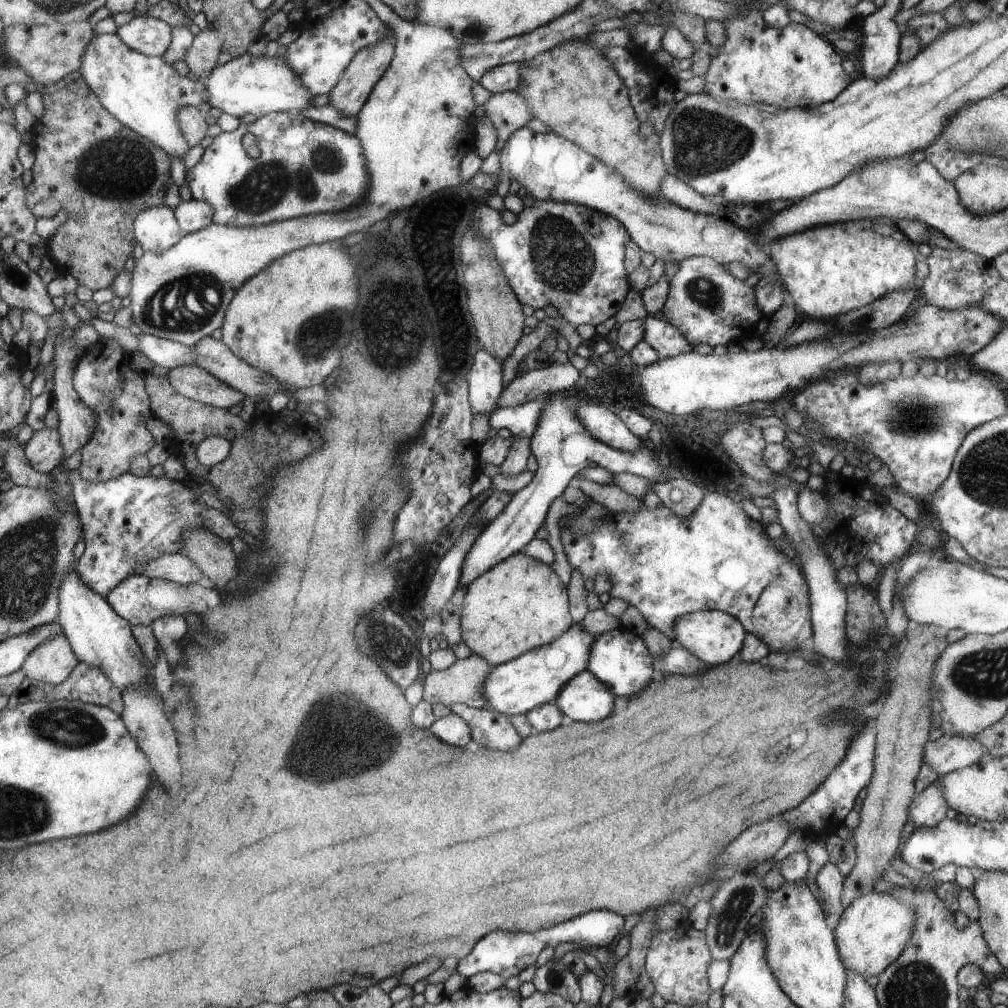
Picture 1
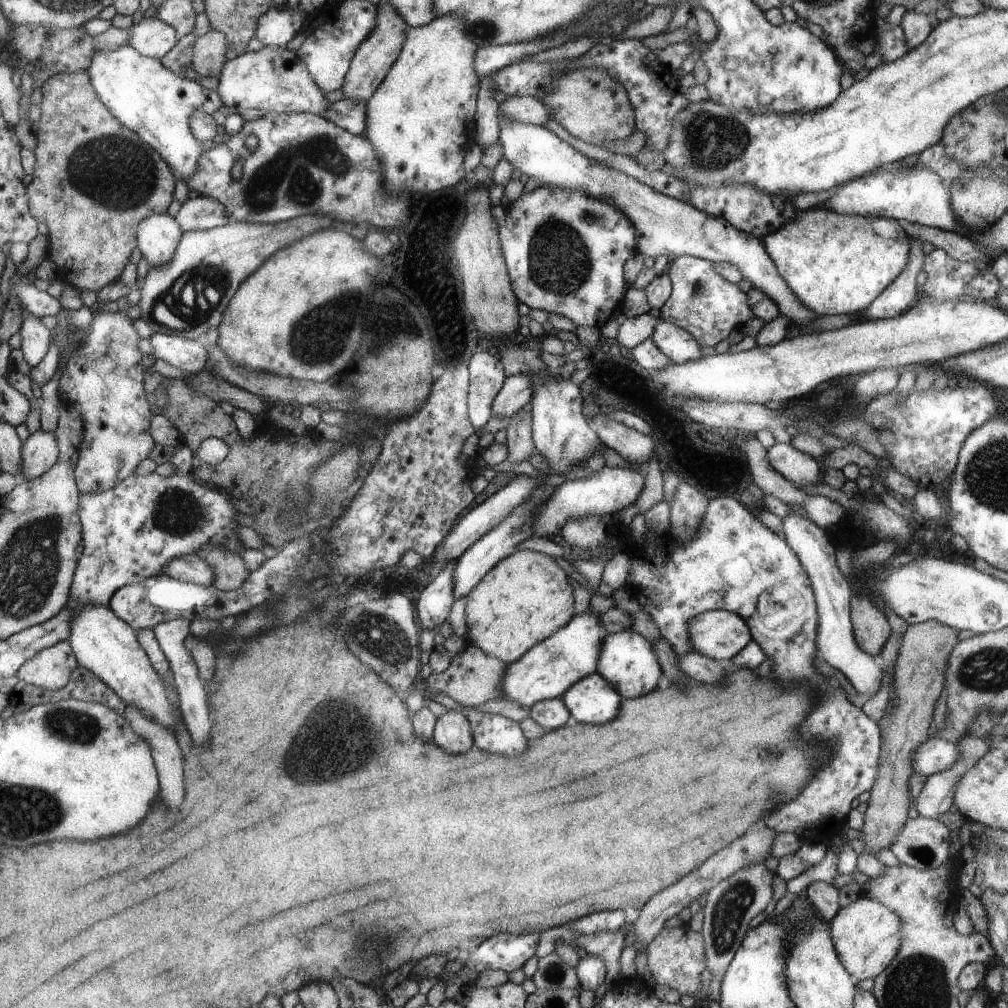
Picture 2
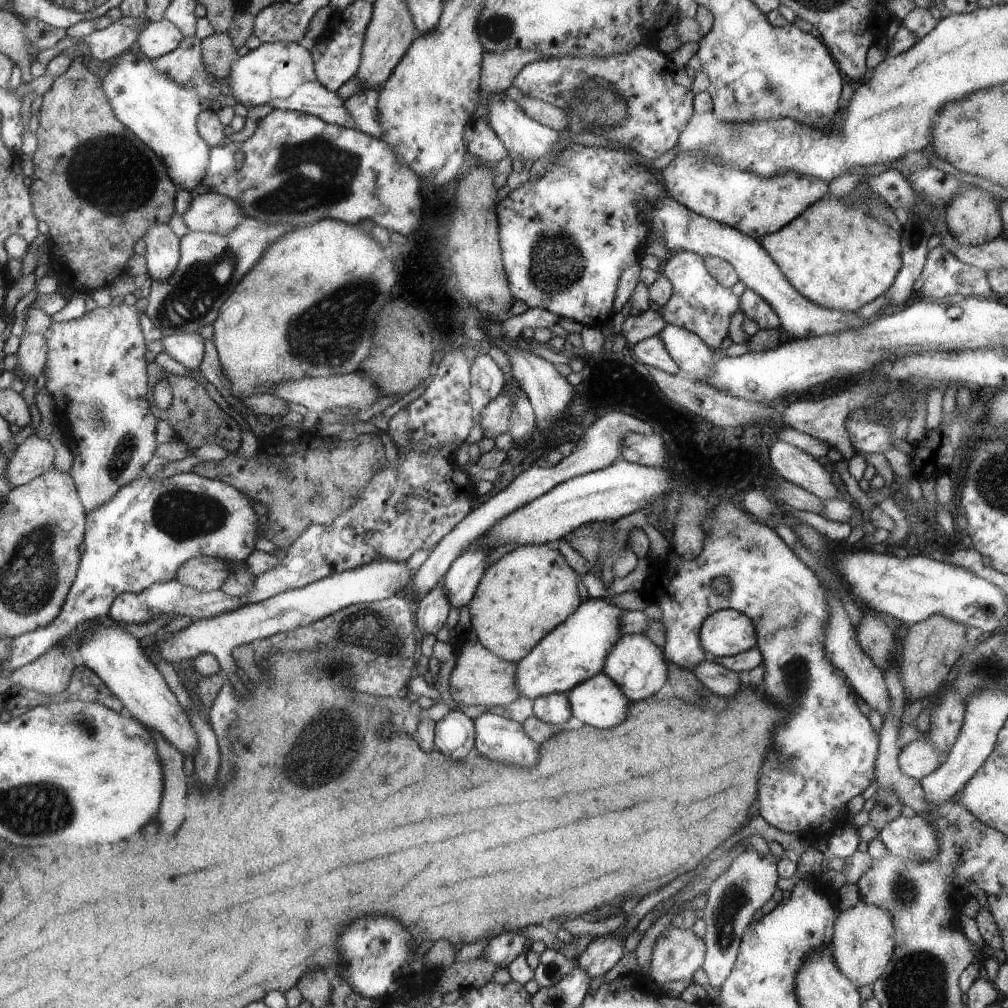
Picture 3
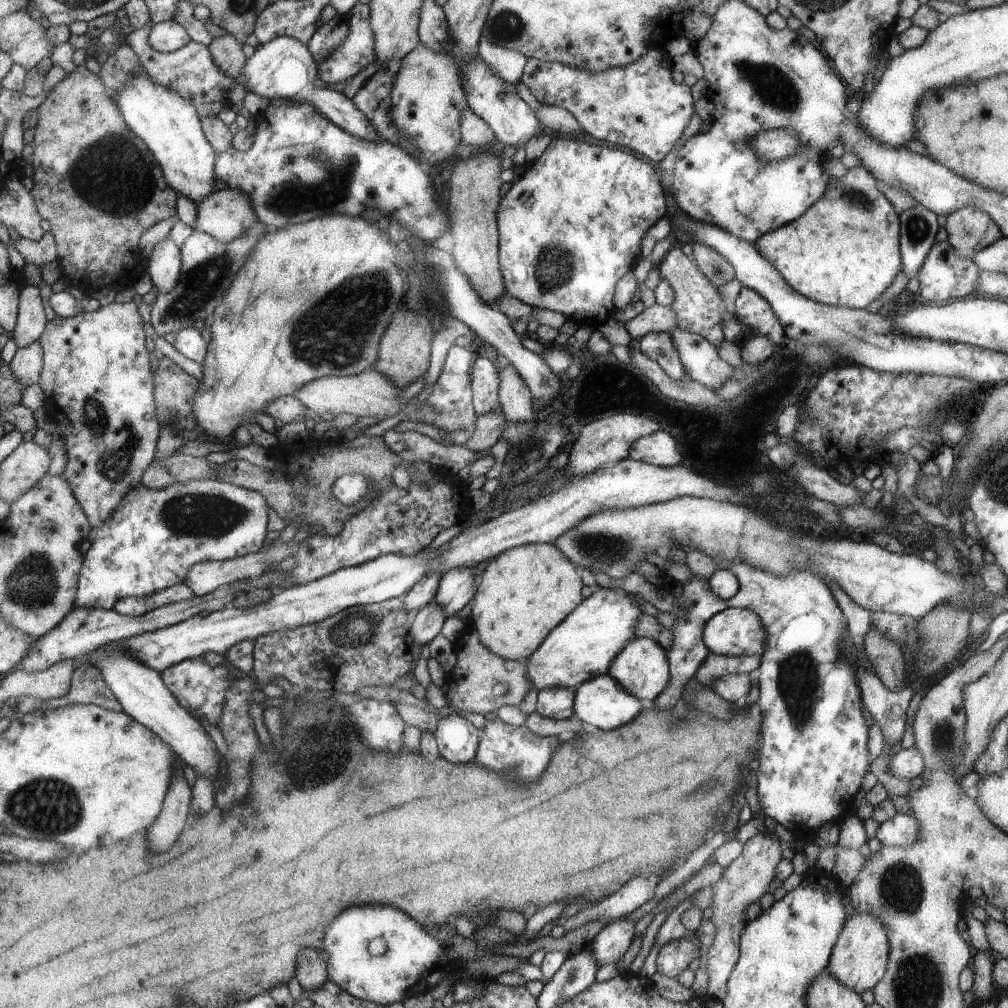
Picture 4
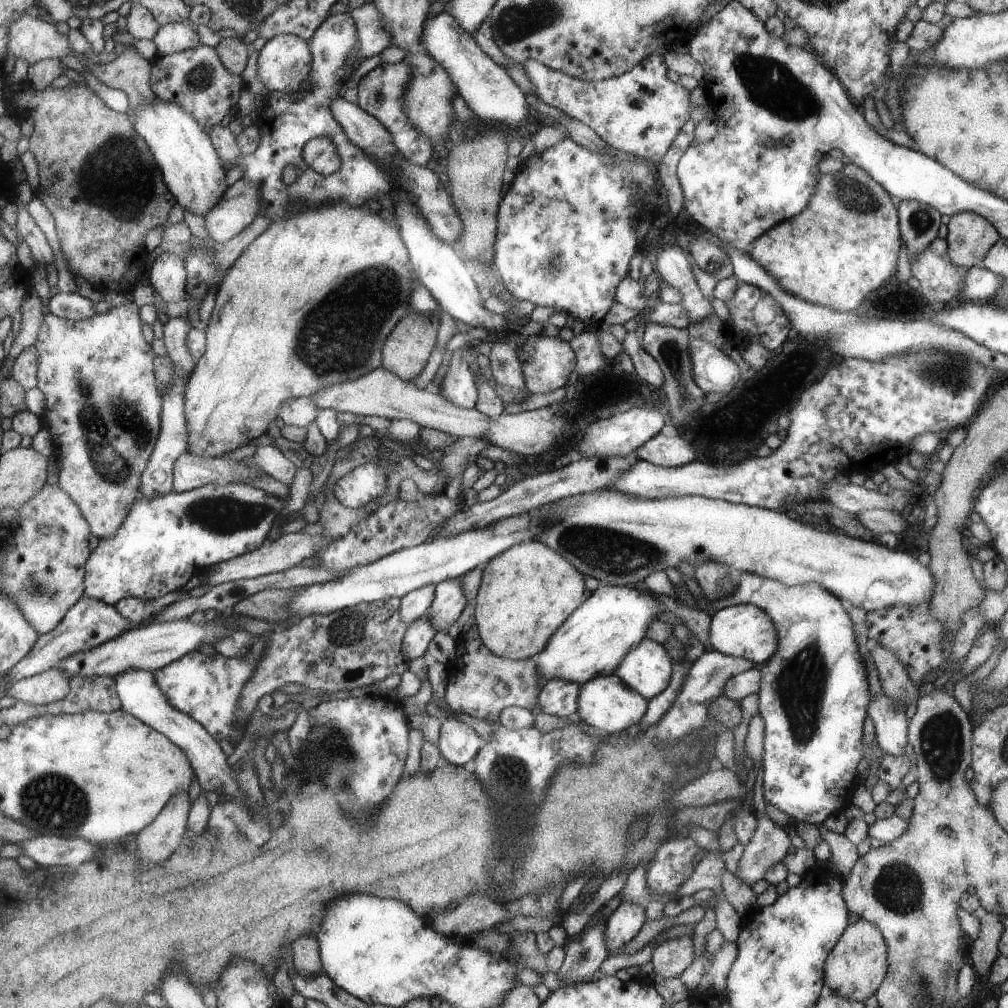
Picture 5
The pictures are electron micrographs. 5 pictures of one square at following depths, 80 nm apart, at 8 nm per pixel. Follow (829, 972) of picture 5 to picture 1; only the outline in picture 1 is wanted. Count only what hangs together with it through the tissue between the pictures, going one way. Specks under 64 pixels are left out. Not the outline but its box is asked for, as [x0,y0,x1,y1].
[833,892,917,978]

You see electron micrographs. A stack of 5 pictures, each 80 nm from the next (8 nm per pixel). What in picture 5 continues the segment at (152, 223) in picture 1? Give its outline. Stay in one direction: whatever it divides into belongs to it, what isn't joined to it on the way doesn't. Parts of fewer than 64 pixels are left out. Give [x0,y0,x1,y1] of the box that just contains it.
[148,252,187,303]

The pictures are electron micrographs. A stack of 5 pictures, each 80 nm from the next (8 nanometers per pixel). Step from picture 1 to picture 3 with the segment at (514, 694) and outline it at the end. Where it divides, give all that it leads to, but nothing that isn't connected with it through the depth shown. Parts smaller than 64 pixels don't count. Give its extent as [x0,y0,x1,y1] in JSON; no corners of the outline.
[517,597,625,701]

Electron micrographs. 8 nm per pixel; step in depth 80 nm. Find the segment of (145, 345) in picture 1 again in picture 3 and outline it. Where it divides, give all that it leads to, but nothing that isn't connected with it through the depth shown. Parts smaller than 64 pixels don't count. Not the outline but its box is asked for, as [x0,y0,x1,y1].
[161,331,206,370]

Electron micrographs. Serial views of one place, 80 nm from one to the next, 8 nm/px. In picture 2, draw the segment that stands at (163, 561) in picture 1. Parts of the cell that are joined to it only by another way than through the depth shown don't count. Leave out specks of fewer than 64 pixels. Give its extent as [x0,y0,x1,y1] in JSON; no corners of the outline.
[165,553,214,587]

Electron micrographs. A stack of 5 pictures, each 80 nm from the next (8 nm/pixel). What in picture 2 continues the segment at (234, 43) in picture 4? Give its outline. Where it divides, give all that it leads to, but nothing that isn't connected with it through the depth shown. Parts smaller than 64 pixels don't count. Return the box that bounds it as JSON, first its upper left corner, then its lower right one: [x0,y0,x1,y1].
[191,30,229,77]

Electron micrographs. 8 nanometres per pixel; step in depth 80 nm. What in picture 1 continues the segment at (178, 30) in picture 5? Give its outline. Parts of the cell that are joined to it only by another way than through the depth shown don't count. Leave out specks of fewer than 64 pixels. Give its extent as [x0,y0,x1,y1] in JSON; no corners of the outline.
[115,15,173,57]

